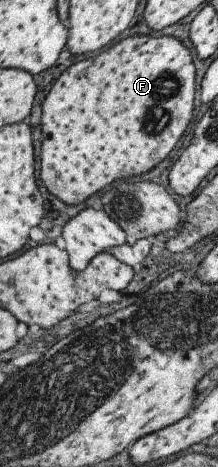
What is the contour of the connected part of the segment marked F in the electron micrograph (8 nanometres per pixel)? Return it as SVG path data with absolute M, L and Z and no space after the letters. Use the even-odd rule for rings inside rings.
M133 35L65 69L42 104L43 141L38 163L42 187L63 203L77 205L113 181L151 171L177 147L193 119L195 81L193 57L173 36Z

